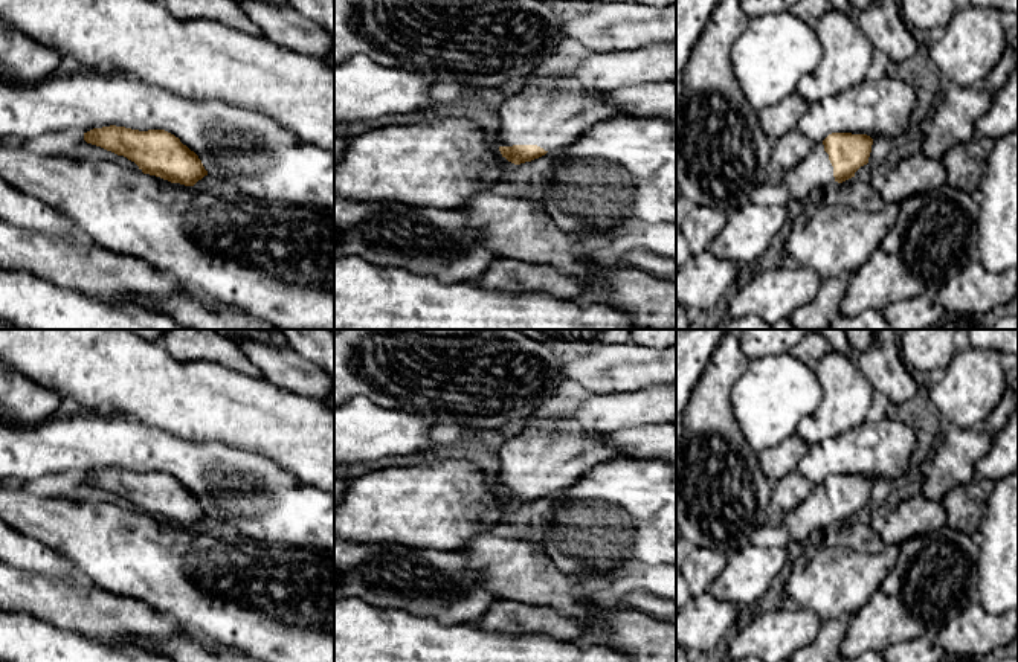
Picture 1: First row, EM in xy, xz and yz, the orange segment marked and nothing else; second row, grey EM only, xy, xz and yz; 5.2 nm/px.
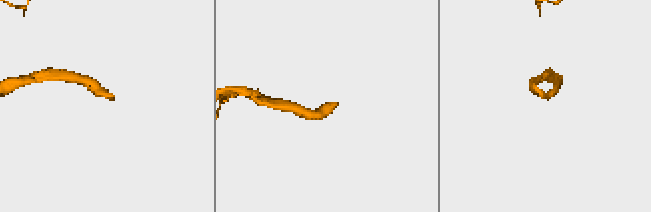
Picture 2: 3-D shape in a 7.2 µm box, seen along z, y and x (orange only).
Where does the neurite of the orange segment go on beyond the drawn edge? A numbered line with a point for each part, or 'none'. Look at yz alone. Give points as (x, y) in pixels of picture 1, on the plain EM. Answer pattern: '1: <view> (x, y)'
1: yz (806, 522)

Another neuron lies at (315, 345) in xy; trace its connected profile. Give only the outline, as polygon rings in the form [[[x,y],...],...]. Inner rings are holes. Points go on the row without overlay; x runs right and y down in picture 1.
[[[278,329],[287,340],[288,346],[301,354],[305,360],[319,366],[334,378],[334,333],[331,329]]]

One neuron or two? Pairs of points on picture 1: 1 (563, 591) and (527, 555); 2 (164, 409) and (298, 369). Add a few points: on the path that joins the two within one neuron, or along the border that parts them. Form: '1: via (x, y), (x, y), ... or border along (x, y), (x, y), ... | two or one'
1: via (553, 586), (533, 566) | one
2: border along (263, 375), (272, 383), (298, 394) | two

